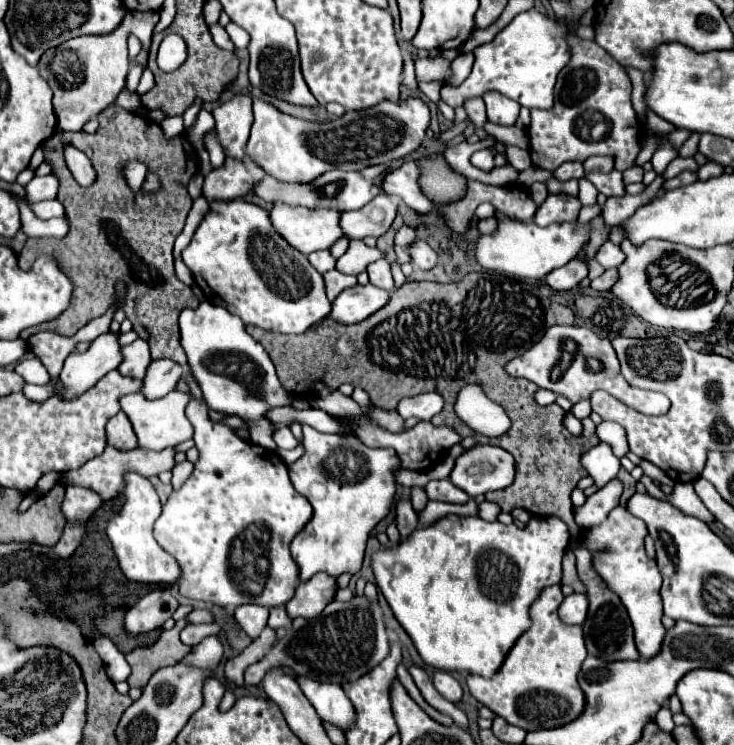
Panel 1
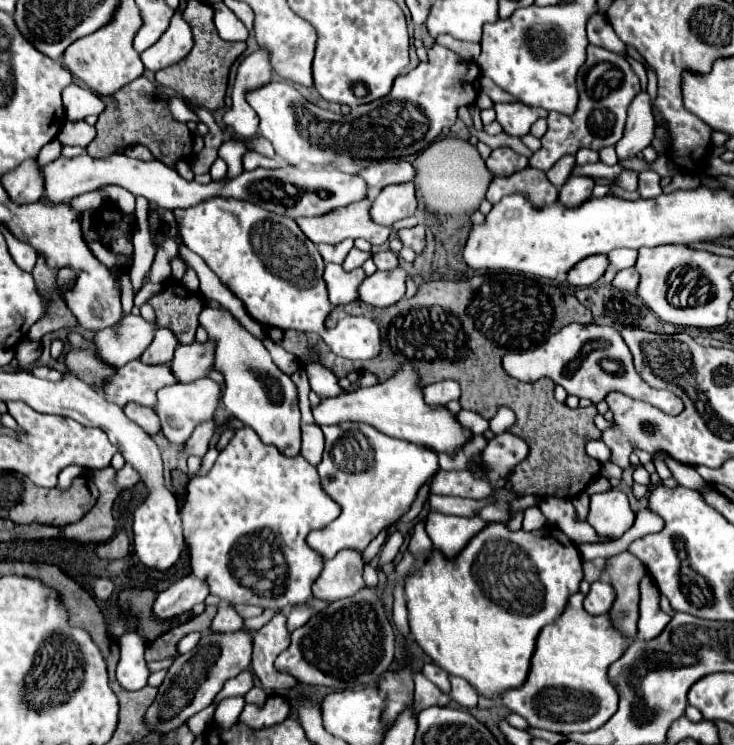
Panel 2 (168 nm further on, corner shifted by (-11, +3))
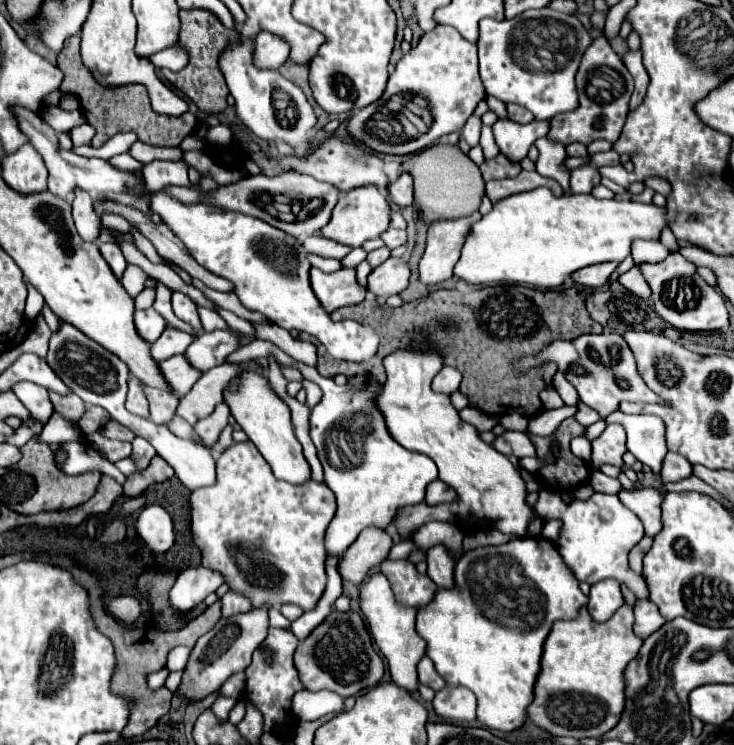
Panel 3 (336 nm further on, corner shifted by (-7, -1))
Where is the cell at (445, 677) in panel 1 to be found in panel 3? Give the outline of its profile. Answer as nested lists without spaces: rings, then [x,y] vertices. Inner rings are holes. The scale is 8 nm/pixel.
[[[446,686],[436,692],[432,706],[442,720],[472,722],[476,720],[476,696],[462,686]]]

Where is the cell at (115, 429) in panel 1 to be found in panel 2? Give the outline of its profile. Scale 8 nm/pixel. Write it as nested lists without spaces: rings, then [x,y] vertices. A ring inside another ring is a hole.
[[[128,404],[124,406],[124,414],[136,422],[148,436],[154,436],[158,430],[160,430],[160,424],[158,424],[158,418],[154,414],[152,408],[146,408],[146,406],[138,406],[138,404]]]

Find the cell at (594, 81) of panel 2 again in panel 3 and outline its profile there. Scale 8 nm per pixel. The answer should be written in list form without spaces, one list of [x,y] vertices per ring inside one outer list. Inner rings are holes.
[[[598,36],[594,44],[588,48],[588,52],[584,54],[578,76],[576,76],[576,86],[578,86],[578,96],[580,96],[578,108],[568,114],[556,114],[552,118],[548,138],[558,140],[562,144],[572,144],[572,142],[590,144],[596,138],[614,142],[622,132],[622,126],[628,114],[628,102],[634,90],[634,82],[626,66],[622,64],[622,60],[618,58],[618,54],[612,50],[606,36]]]

